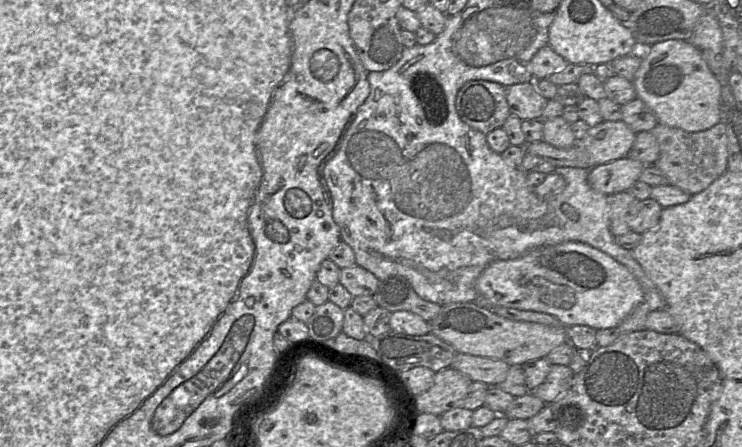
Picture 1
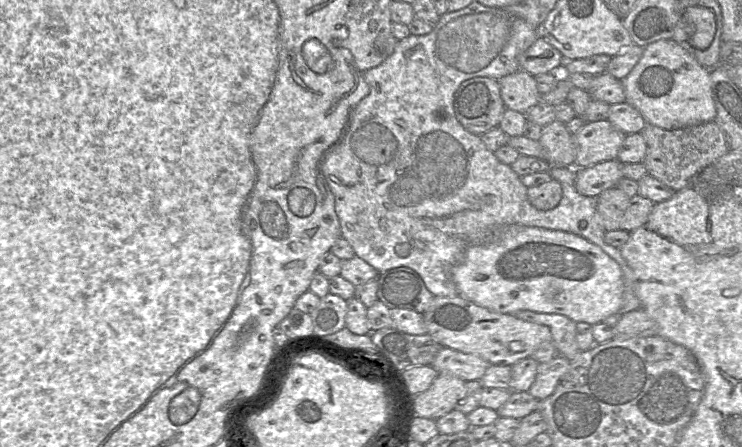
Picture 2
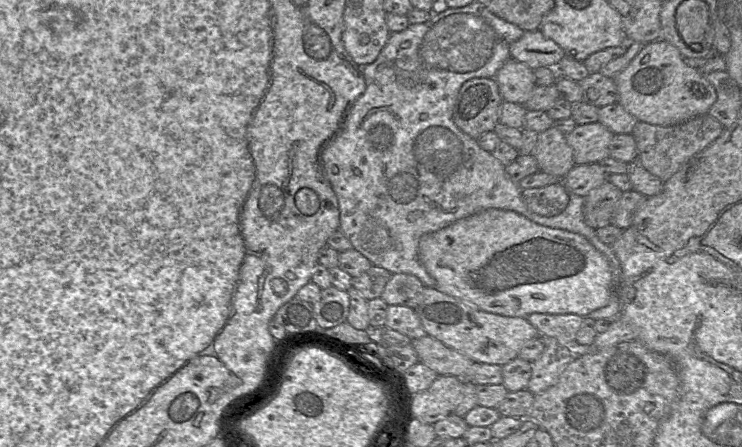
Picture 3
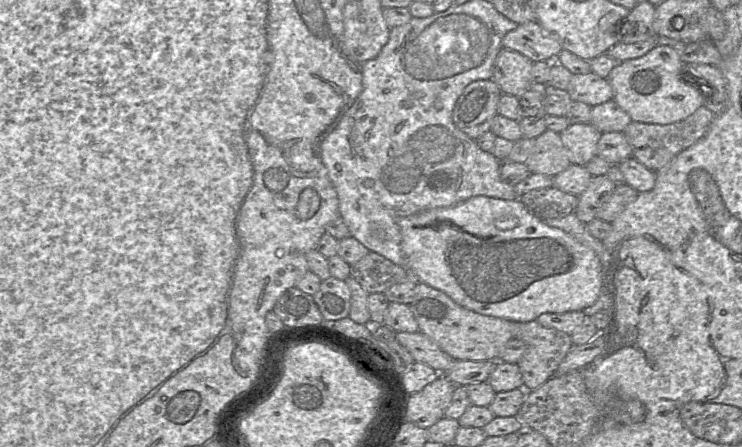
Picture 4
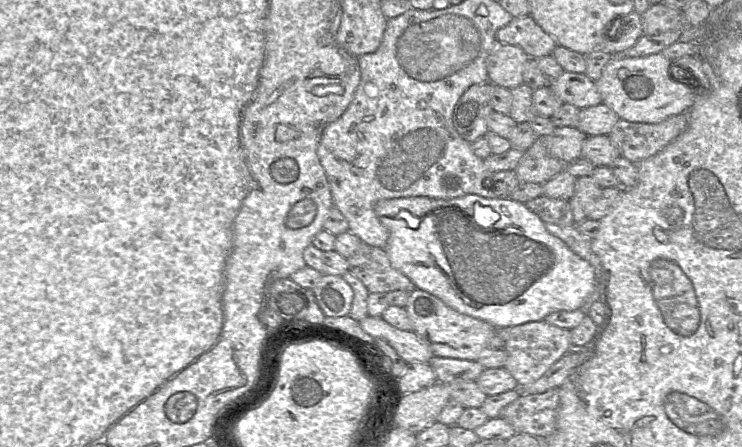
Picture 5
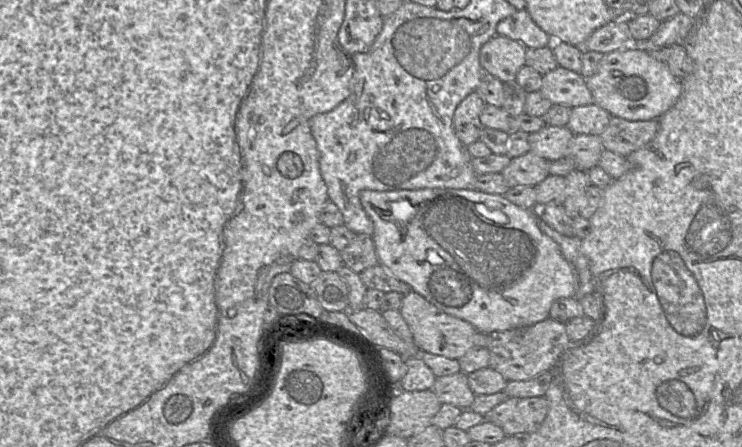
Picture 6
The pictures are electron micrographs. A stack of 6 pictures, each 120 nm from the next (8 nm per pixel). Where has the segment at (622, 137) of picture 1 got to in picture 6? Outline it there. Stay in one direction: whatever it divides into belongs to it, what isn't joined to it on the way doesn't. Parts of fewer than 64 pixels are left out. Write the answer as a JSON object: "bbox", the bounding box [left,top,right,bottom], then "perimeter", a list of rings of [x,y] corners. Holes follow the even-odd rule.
{"bbox":[529,125,573,161],"perimeter":[[[545,125],[537,132],[529,133],[530,151],[547,161],[554,161],[568,155],[568,145],[573,132],[568,127]]]}

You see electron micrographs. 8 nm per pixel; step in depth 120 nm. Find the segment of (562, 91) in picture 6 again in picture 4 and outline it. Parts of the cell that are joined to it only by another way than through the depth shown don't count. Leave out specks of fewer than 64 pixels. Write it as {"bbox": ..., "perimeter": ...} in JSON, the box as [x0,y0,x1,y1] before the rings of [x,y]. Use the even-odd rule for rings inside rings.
{"bbox":[567,72,613,106],"perimeter":[[[593,72],[572,75],[567,92],[572,101],[596,106],[613,99],[613,90],[607,79]]]}

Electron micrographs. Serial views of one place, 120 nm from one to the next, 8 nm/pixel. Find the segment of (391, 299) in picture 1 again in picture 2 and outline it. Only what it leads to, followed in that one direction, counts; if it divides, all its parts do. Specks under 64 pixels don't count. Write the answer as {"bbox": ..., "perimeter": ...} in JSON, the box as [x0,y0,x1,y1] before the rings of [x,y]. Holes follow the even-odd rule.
{"bbox":[377,267,434,314],"perimeter":[[[398,267],[379,273],[377,297],[389,309],[401,308],[424,314],[434,295],[412,269]]]}

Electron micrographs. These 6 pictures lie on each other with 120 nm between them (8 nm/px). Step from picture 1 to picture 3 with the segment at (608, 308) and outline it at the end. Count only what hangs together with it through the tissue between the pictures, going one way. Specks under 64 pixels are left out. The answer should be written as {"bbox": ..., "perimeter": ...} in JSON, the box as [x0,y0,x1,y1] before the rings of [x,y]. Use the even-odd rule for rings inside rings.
{"bbox":[418,209,613,318],"perimeter":[[[500,209],[484,210],[457,220],[438,231],[424,234],[419,240],[418,254],[426,271],[436,281],[437,290],[474,305],[483,311],[502,316],[527,318],[532,313],[542,313],[576,314],[586,317],[592,311],[606,306],[613,293],[612,268],[607,257],[599,252],[584,236],[564,229],[542,226],[514,211]]]}

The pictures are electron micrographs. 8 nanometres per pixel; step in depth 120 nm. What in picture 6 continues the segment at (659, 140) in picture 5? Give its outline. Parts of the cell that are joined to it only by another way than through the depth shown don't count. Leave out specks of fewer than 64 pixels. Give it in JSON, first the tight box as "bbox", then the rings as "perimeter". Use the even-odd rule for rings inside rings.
{"bbox":[600,116,659,157],"perimeter":[[[612,116],[600,138],[604,149],[627,157],[630,153],[648,145],[656,136],[659,120],[630,121]]]}

